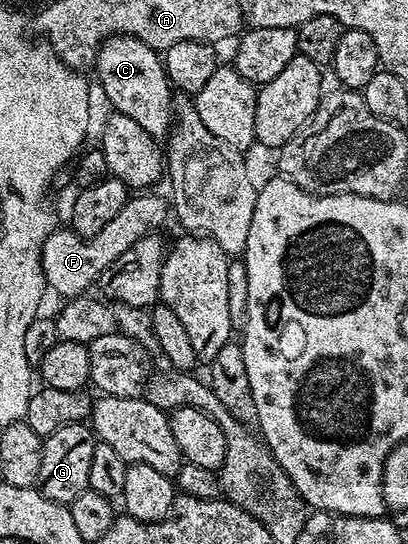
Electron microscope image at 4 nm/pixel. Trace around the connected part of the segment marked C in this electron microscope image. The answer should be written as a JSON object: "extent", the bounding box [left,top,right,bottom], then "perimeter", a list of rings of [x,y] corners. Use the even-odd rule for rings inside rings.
{"extent":[96,35,174,139],"perimeter":[[[115,35],[102,42],[98,48],[96,70],[102,93],[110,100],[110,109],[128,115],[135,123],[140,123],[144,131],[155,139],[169,134],[174,119],[174,99],[172,86],[166,77],[166,67],[159,50],[148,47],[135,37]]]}

